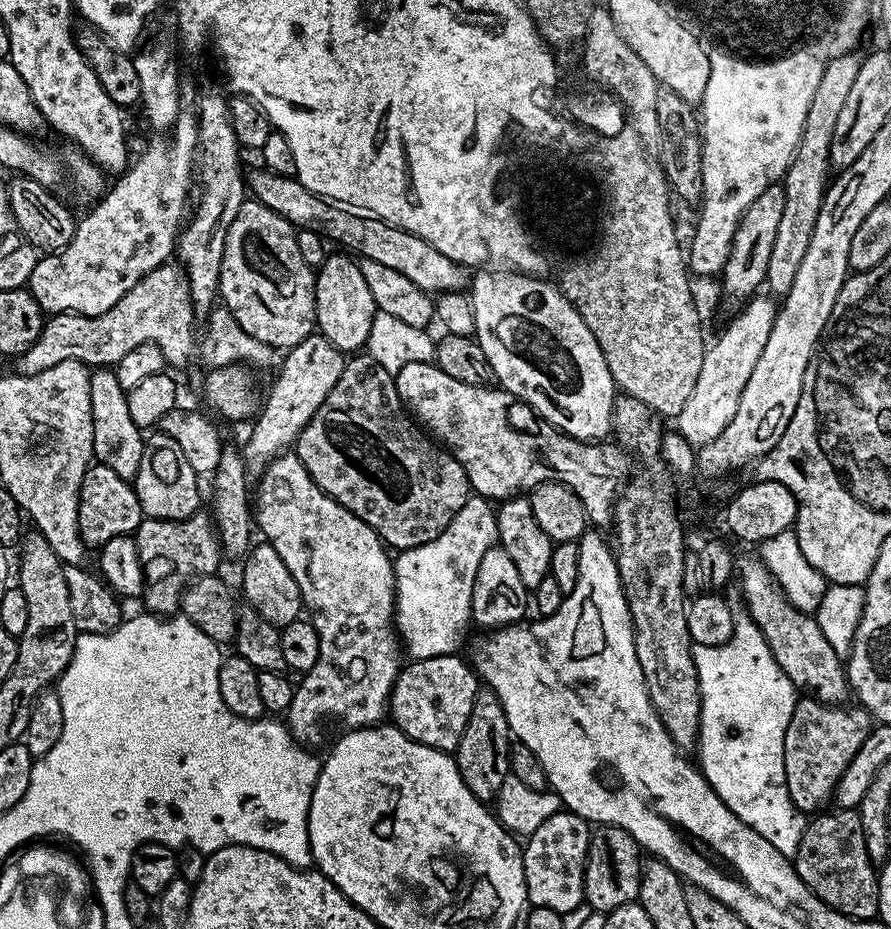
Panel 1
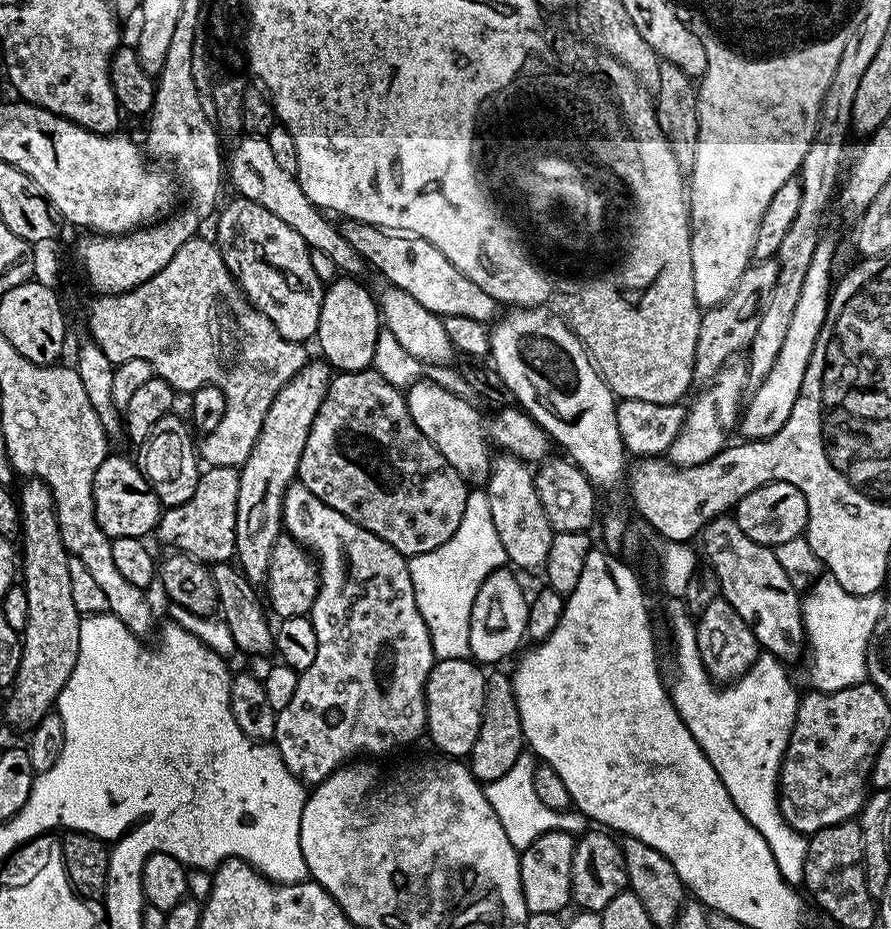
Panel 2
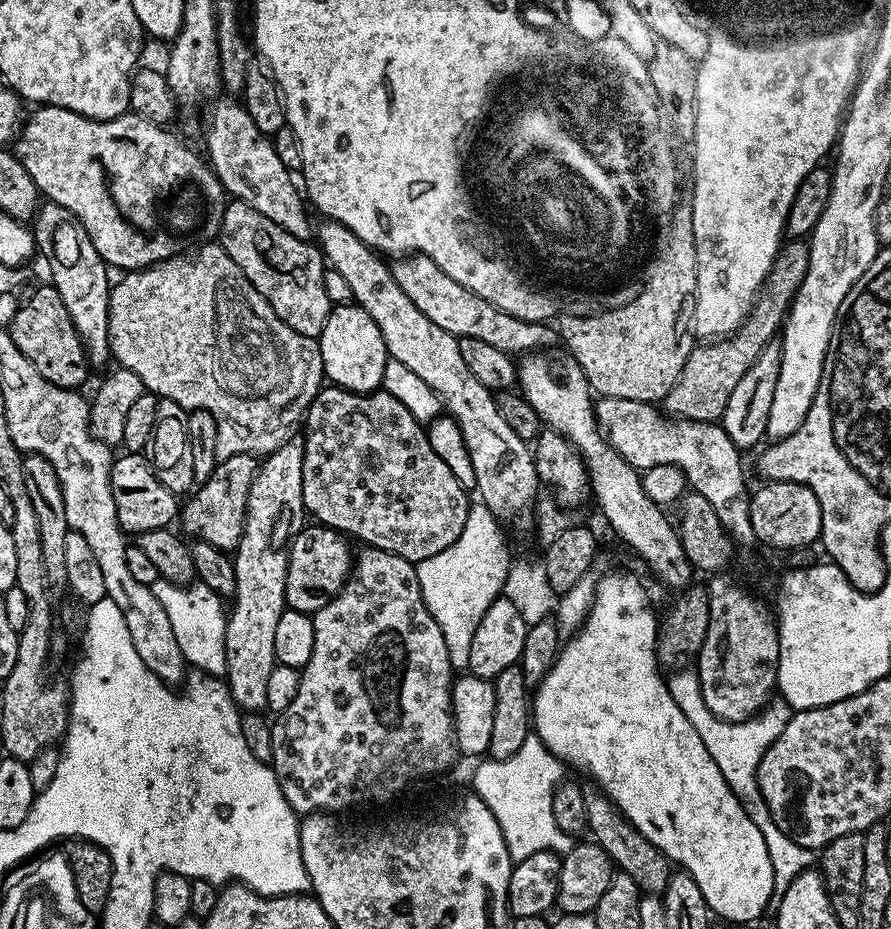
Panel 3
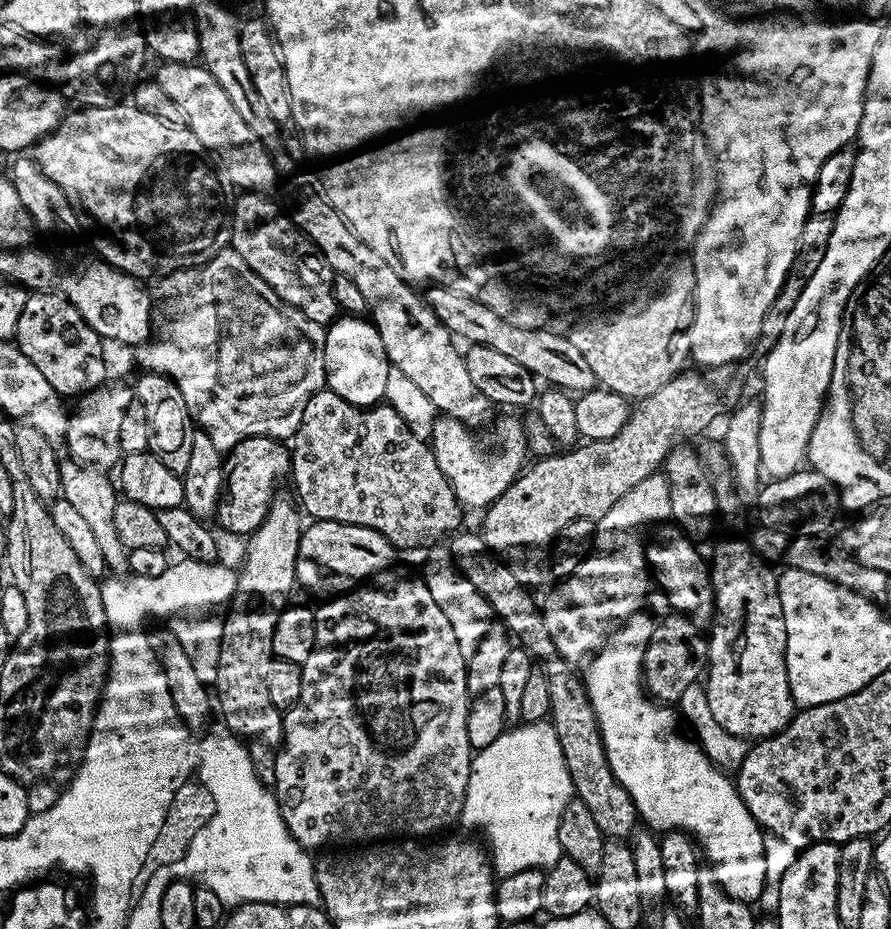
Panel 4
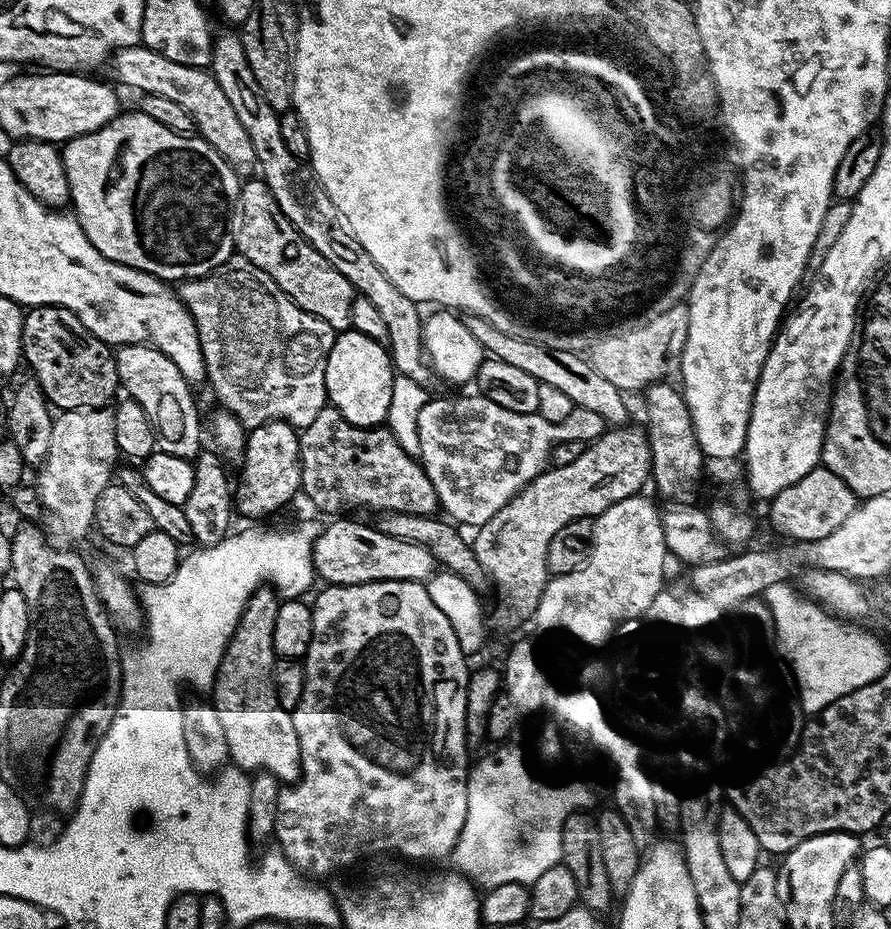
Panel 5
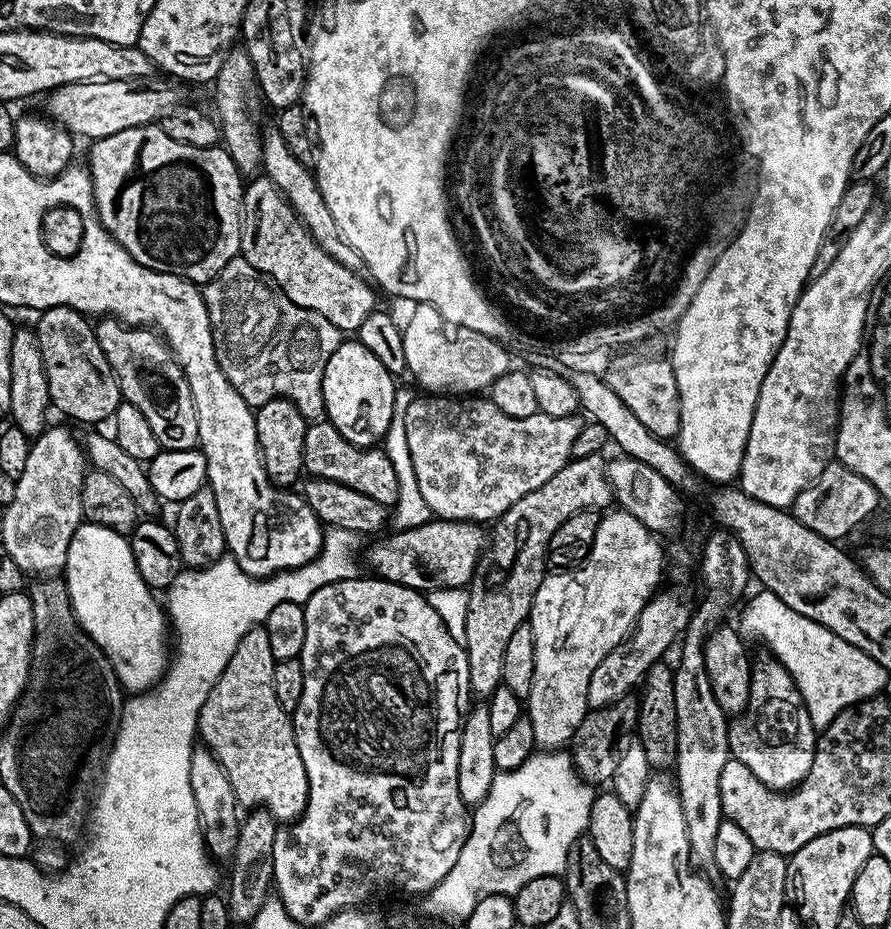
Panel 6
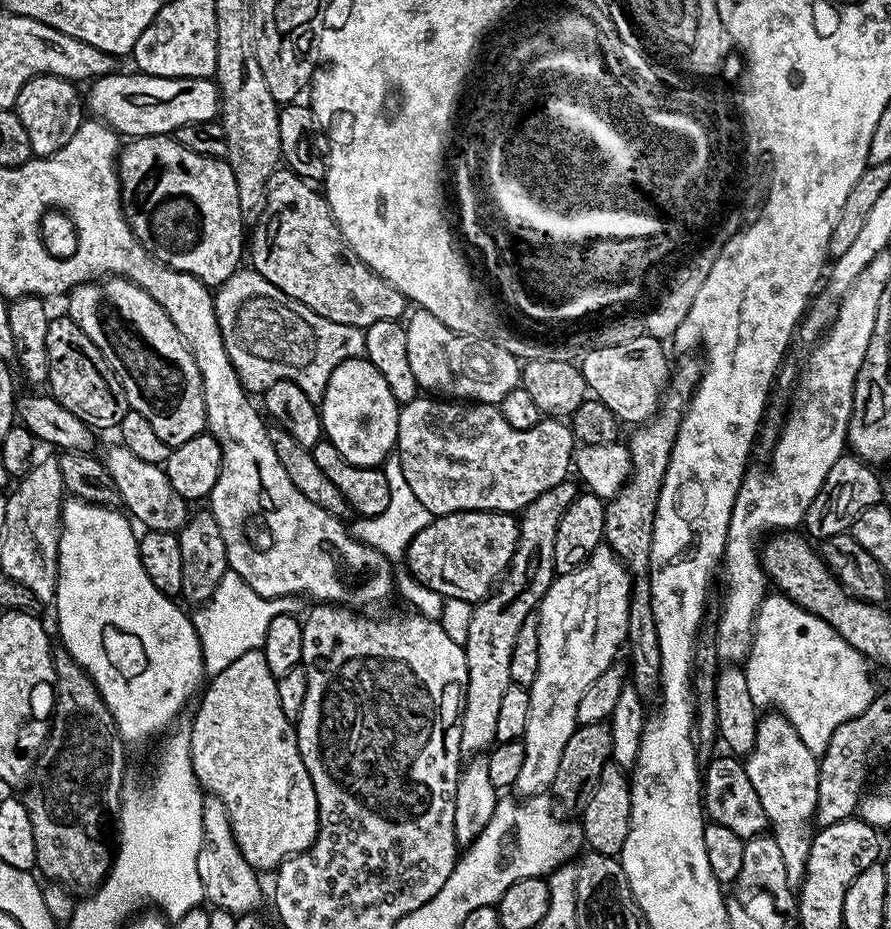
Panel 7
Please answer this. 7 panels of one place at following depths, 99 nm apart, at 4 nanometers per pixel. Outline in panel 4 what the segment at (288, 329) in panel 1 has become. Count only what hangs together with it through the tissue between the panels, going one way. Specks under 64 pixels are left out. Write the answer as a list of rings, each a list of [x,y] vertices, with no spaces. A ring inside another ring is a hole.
[[[241,191],[235,197],[232,206],[232,242],[230,247],[238,254],[242,254],[246,266],[250,266],[250,270],[254,270],[254,274],[258,274],[258,278],[262,278],[262,282],[269,284],[274,290],[274,294],[278,294],[280,301],[288,308],[297,308],[299,312],[306,314],[306,318],[327,326],[338,316],[332,289],[334,275],[332,267],[324,261],[324,257],[320,255],[316,245],[297,228],[291,215],[284,213],[283,216],[280,213],[281,205],[279,203],[276,205],[271,200],[272,198],[271,195],[262,192],[246,191]]]

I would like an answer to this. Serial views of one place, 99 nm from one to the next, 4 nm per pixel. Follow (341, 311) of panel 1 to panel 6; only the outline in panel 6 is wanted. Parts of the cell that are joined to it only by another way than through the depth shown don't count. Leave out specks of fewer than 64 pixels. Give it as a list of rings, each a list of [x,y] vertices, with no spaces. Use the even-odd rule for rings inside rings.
[[[345,339],[338,346],[338,350],[334,350],[334,354],[328,356],[322,378],[324,411],[327,420],[336,427],[338,434],[342,434],[342,438],[346,438],[346,442],[359,448],[370,448],[379,445],[385,439],[394,414],[395,394],[398,387],[397,381],[392,380],[395,380],[393,373],[388,372],[386,366],[382,366],[382,362],[378,362],[378,358],[374,358],[374,354],[370,354],[370,350],[366,350],[366,346],[360,344],[359,339]]]

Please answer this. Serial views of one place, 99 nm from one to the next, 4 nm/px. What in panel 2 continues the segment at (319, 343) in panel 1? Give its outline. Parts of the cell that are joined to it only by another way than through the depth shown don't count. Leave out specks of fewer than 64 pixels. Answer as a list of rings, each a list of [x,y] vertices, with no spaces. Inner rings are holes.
[[[320,358],[309,359],[302,370],[298,370],[298,374],[294,374],[282,390],[278,390],[274,402],[270,402],[262,430],[252,444],[252,453],[239,469],[235,559],[252,585],[263,585],[268,579],[270,554],[274,550],[274,542],[282,534],[284,496],[297,479],[308,431],[322,406],[329,379],[329,365]]]

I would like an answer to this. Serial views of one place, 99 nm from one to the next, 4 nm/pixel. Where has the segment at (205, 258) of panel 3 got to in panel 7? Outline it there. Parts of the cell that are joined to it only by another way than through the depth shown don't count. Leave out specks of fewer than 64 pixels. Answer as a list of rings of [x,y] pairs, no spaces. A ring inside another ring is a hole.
[[[238,270],[215,289],[216,317],[226,354],[244,391],[263,394],[274,382],[289,380],[317,402],[324,399],[330,374],[344,360],[364,356],[364,329],[330,322],[297,300],[291,300],[274,282],[255,270]]]

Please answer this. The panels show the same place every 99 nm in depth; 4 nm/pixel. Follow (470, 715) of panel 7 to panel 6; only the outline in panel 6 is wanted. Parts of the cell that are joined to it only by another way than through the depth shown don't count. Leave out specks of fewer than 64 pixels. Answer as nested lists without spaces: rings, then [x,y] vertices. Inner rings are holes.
[[[599,454],[573,458],[550,482],[526,494],[526,498],[518,498],[518,502],[491,525],[490,539],[472,576],[466,610],[464,650],[468,654],[468,687],[475,695],[488,698],[493,690],[501,687],[506,642],[510,642],[514,630],[532,615],[534,593],[542,586],[546,575],[548,543],[554,530],[579,512],[607,509],[607,504],[611,505],[613,500],[605,457]]]

